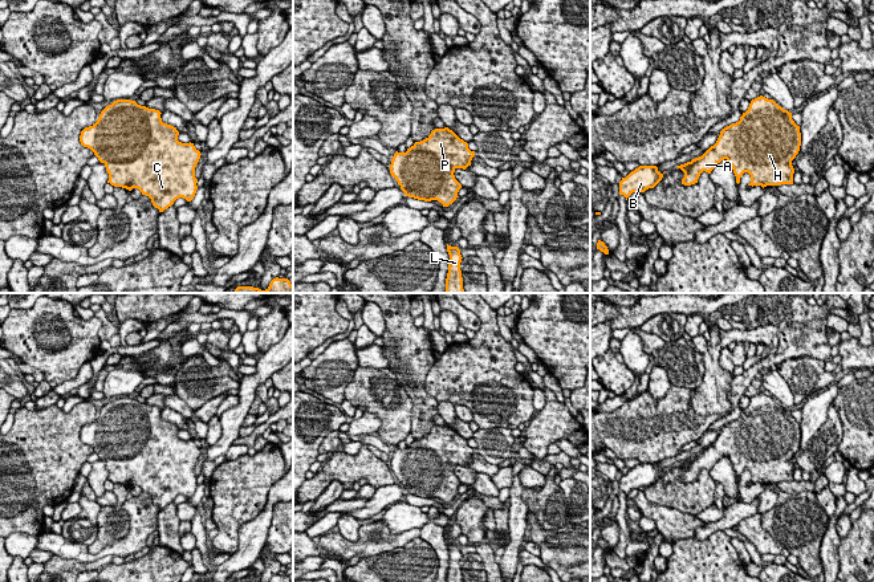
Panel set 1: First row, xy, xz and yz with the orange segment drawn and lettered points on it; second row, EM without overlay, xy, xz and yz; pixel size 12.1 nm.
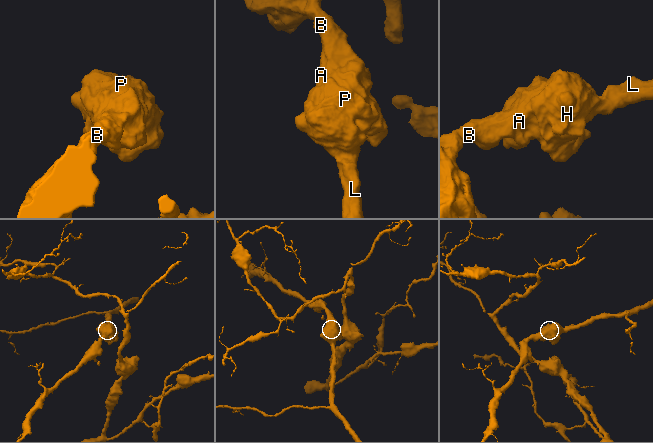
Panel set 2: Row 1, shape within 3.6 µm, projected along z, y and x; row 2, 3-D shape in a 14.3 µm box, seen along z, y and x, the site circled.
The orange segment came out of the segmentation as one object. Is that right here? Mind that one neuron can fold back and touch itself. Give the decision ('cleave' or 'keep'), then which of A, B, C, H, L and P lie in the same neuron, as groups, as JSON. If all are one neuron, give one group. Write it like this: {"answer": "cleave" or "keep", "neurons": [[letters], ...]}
{"answer": "keep", "neurons": [["A", "B", "C", "H", "L", "P"]]}

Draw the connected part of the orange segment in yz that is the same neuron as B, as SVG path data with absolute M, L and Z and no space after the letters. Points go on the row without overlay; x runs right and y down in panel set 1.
M639 463L619 479L619 492L627 495L633 489L654 485L663 475L656 463Z

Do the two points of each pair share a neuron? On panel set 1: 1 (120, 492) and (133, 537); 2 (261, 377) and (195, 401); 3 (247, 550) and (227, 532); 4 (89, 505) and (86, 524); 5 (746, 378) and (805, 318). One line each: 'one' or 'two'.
1: two
2: two
3: two
4: one
5: one

